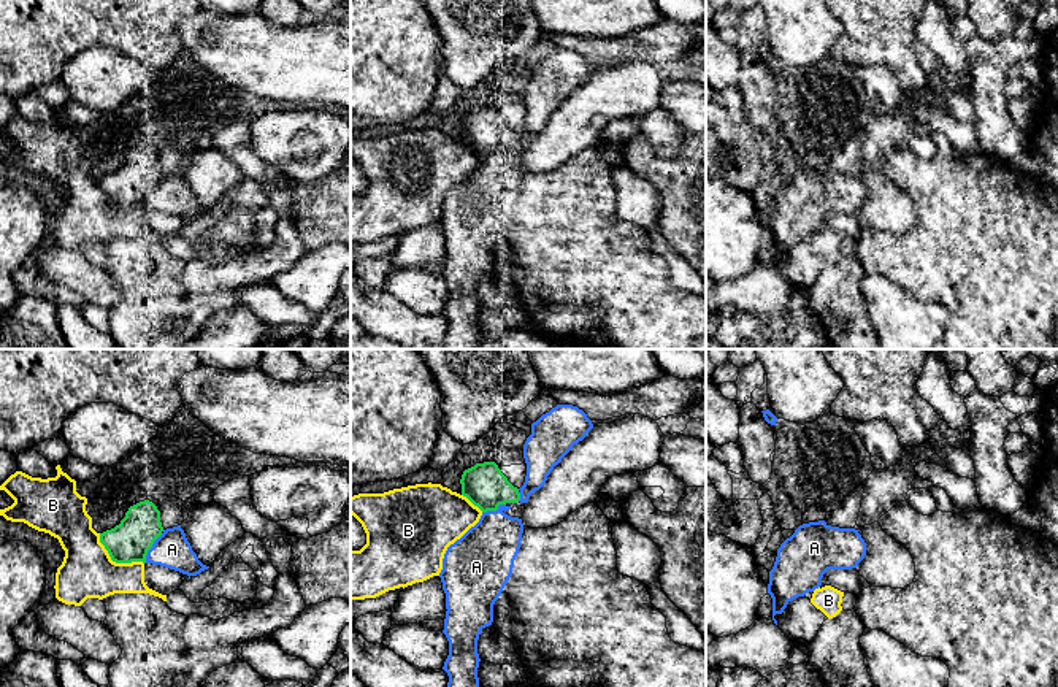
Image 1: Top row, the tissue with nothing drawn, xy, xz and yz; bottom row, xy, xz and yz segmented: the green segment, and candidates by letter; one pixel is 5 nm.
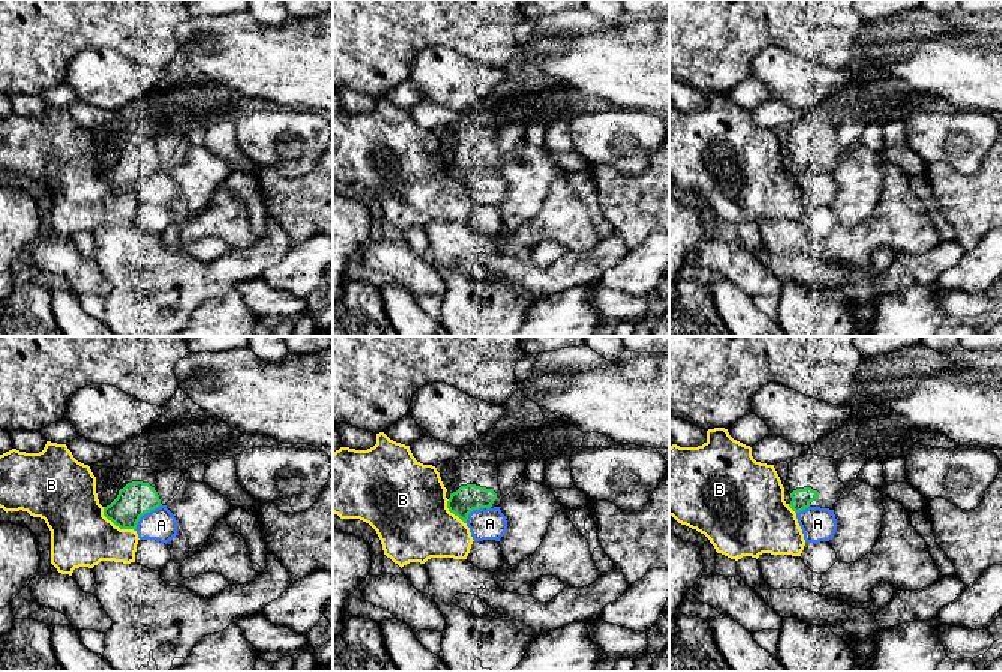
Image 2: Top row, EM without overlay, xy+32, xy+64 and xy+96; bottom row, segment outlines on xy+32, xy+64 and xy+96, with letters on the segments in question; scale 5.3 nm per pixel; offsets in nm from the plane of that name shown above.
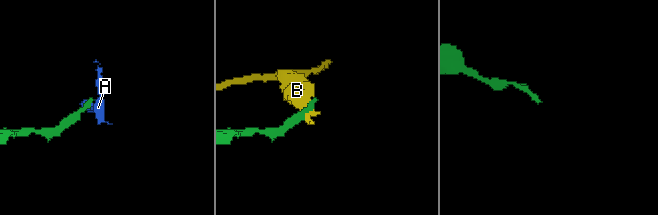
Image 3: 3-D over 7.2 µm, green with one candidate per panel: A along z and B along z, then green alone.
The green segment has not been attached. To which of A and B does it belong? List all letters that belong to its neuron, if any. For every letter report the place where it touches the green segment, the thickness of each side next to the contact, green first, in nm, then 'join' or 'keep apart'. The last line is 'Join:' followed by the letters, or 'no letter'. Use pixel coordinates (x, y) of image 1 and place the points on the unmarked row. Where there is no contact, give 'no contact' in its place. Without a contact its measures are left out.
A: meets green in xy at (151, 191); 200 nm thick on the green side, 190 nm on the other; keep apart
B: meets green in xy at (114, 205); 200 nm thick on the green side, 280 nm on the other; keep apart
Join: no letter

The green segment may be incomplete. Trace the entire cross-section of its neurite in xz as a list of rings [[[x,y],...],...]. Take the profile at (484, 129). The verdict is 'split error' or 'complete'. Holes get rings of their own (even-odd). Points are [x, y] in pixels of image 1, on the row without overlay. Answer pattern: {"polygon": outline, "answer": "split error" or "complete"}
{"polygon": [[[495,106],[476,108],[463,116],[462,140],[466,141],[482,157],[496,155],[500,149],[509,154],[503,155],[511,162],[523,162],[525,148],[520,148],[520,135],[514,132],[501,117]]], "answer": "split error"}

